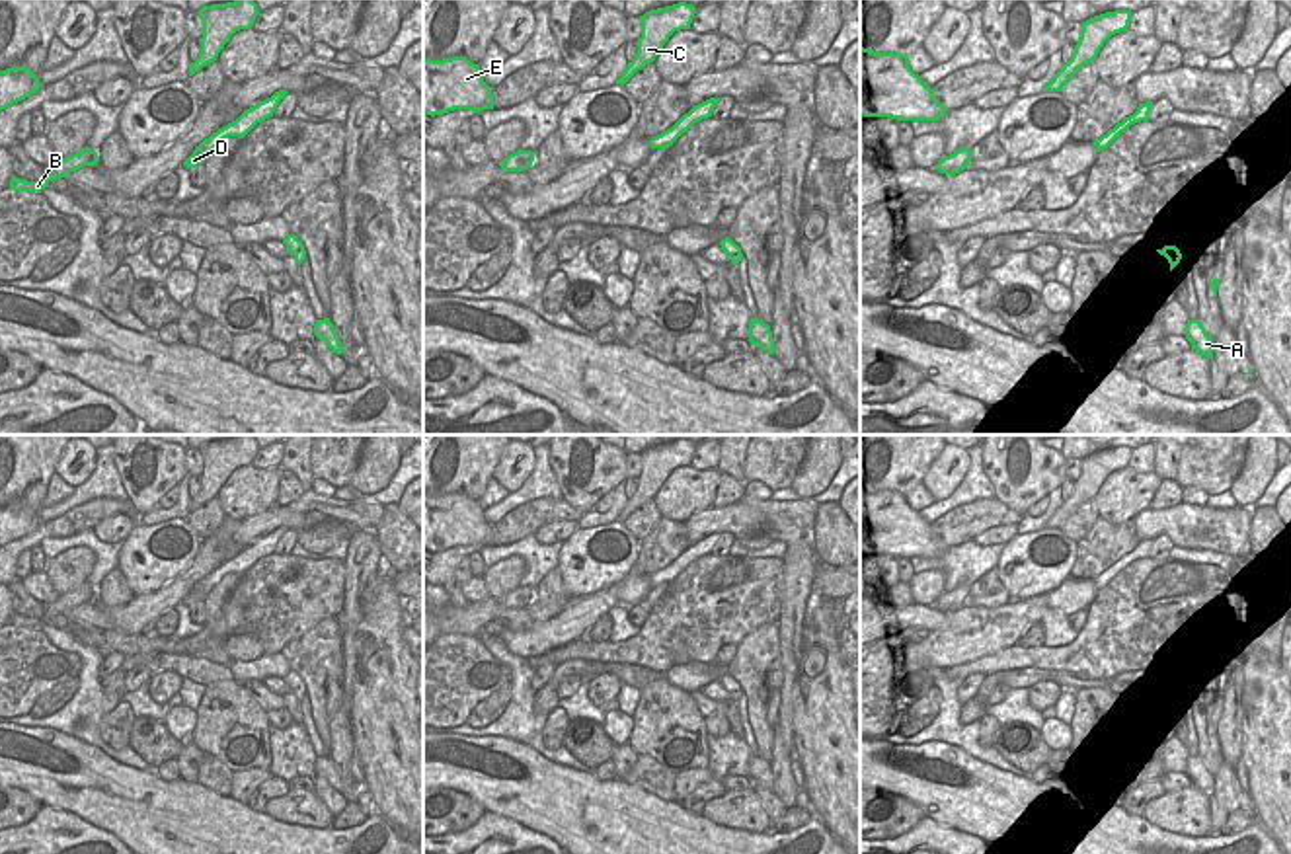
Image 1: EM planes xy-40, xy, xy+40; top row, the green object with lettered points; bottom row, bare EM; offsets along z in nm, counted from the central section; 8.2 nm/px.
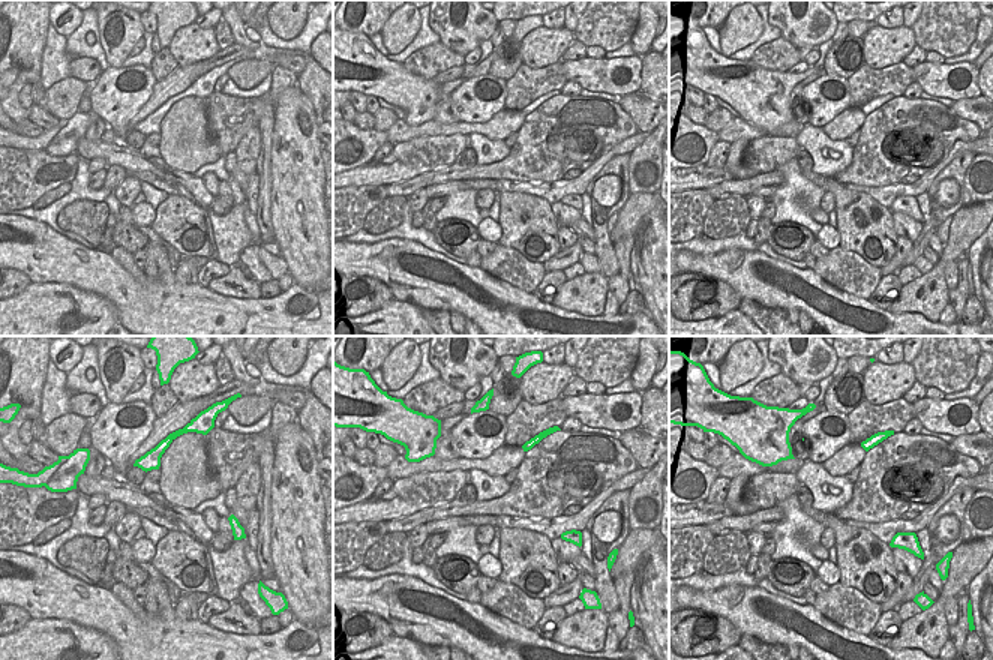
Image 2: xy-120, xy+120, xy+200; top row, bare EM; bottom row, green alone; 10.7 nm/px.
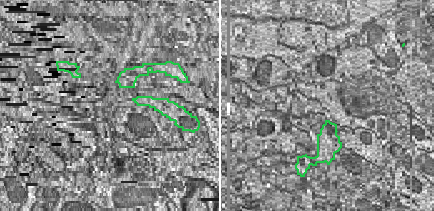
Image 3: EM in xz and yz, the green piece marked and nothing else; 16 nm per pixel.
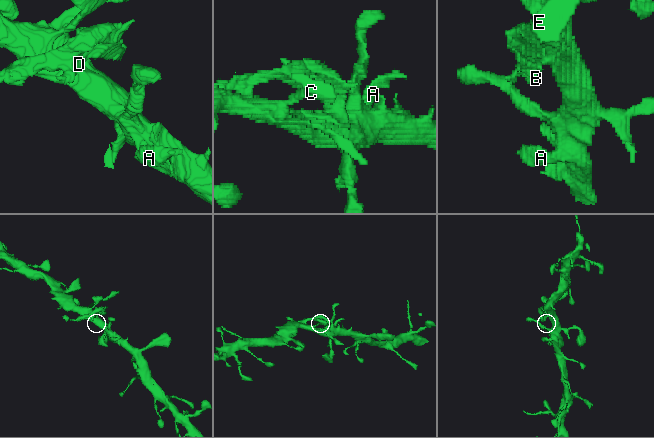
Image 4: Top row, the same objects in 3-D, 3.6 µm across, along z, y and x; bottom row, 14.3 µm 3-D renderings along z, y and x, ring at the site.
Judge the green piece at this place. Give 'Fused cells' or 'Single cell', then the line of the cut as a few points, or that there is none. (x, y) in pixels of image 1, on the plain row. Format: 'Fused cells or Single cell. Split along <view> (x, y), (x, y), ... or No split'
Fused cells. Split along xy-40 (77, 589), (96, 601)

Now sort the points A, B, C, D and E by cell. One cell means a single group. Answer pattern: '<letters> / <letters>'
A C E / B D

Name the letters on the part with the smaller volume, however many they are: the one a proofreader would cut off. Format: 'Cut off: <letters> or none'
Cut off: B, D

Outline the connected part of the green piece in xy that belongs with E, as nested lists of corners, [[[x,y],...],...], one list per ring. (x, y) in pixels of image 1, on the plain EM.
[[[423,493],[423,550],[435,554],[454,546],[472,546],[478,552],[493,546],[491,524],[480,503],[466,493]]]

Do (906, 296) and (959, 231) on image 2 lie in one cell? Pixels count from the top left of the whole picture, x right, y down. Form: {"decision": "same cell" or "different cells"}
{"decision": "same cell"}

